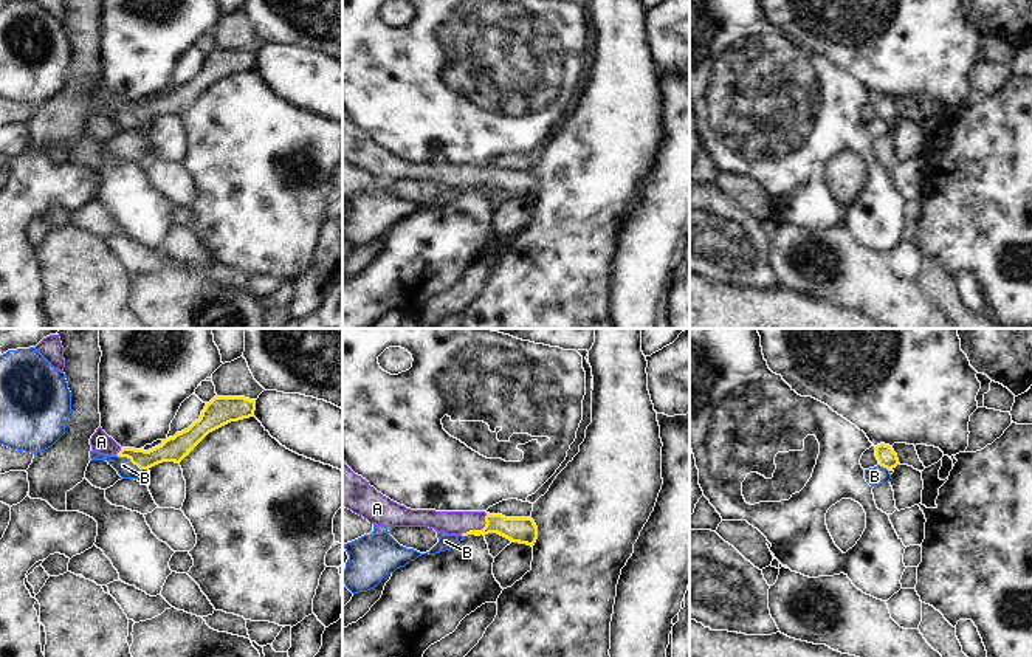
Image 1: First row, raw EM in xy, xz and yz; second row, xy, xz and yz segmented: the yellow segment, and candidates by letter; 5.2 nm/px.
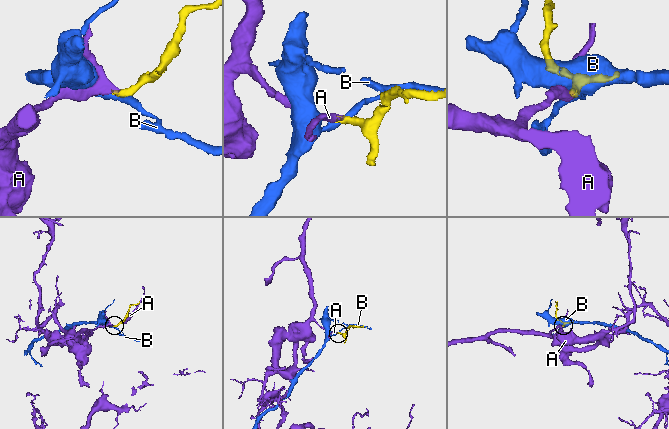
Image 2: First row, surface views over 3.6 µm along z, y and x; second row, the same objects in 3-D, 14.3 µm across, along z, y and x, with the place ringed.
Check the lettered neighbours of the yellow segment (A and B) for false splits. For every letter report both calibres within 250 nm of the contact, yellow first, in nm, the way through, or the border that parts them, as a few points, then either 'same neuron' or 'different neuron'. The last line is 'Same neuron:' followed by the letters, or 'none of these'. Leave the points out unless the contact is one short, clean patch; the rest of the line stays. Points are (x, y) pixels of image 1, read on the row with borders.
A: calibres 140 and 130 nm; way xz (522, 530), (478, 530), (470, 522), (453, 522); same neuron
B: calibres 130 and 90 nm; border xy (116, 454), (126, 456), (141, 470); different neuron
Same neuron: A

